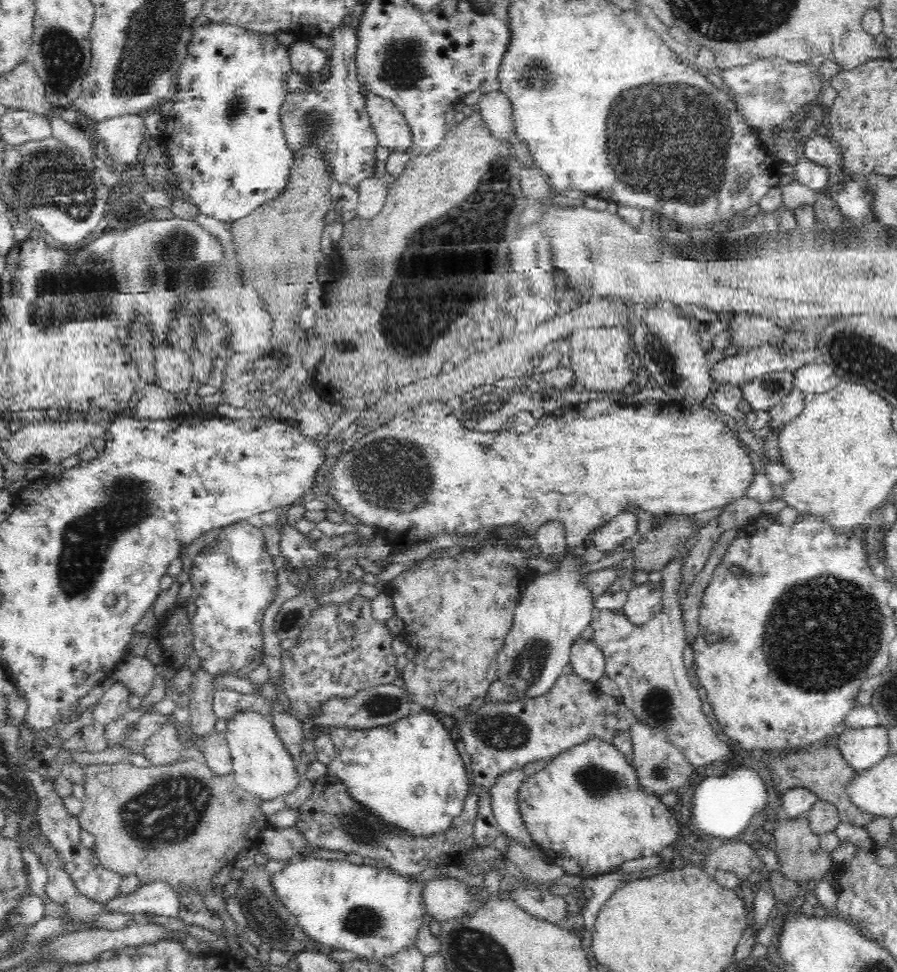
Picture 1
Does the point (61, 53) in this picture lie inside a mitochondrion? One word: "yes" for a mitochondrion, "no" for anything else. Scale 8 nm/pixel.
yes

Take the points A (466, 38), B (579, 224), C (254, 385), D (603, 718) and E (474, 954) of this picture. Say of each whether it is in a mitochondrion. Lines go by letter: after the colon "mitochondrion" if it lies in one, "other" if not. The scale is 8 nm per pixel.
A: other
B: other
C: mitochondrion
D: other
E: mitochondrion

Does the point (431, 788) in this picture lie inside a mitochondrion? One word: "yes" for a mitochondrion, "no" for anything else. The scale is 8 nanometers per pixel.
no

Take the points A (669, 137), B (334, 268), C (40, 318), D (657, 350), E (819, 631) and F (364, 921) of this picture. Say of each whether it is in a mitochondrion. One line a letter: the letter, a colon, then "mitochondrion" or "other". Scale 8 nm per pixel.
A: mitochondrion
B: other
C: mitochondrion
D: mitochondrion
E: mitochondrion
F: mitochondrion

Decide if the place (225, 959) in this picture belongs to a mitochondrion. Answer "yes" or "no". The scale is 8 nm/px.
no

